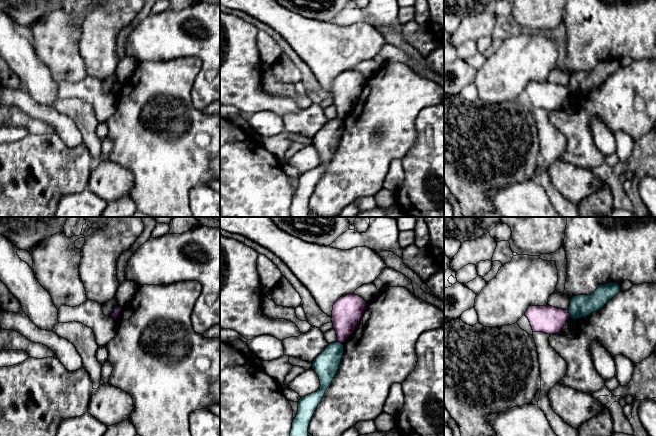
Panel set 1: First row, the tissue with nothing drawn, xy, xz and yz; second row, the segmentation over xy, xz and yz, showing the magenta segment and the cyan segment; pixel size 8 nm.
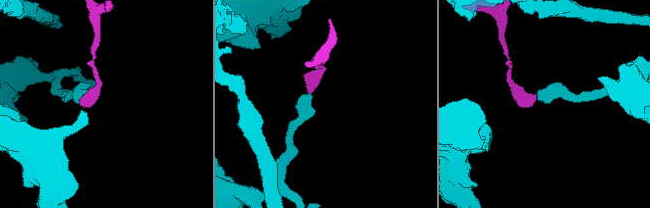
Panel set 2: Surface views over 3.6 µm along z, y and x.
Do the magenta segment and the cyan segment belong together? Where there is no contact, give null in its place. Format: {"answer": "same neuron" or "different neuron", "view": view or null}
{"answer": "different neuron", "view": "yz"}

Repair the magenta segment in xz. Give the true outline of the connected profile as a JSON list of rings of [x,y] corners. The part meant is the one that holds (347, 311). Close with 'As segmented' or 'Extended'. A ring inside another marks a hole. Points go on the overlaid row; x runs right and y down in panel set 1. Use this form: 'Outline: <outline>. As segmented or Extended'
Outline: [[[353,293],[340,297],[334,303],[331,318],[338,342],[344,343],[352,335],[366,306],[367,302]]]. As segmented

